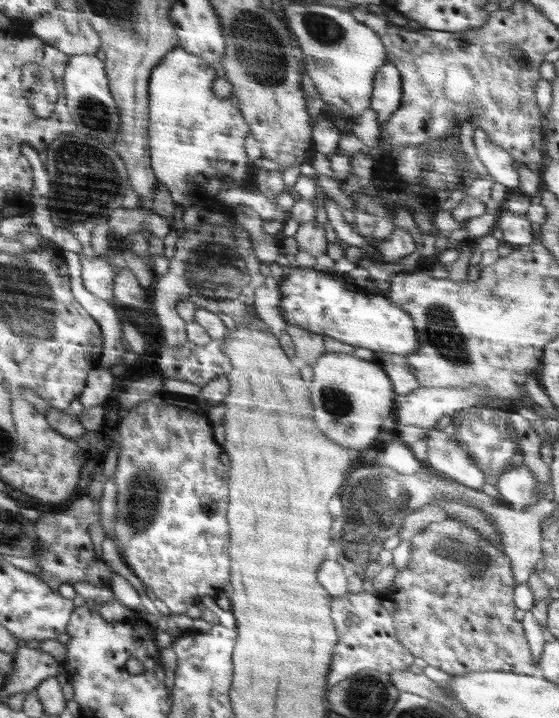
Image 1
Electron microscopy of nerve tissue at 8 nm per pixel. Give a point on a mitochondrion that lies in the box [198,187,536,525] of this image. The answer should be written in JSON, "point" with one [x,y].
{"point":[443,336]}

